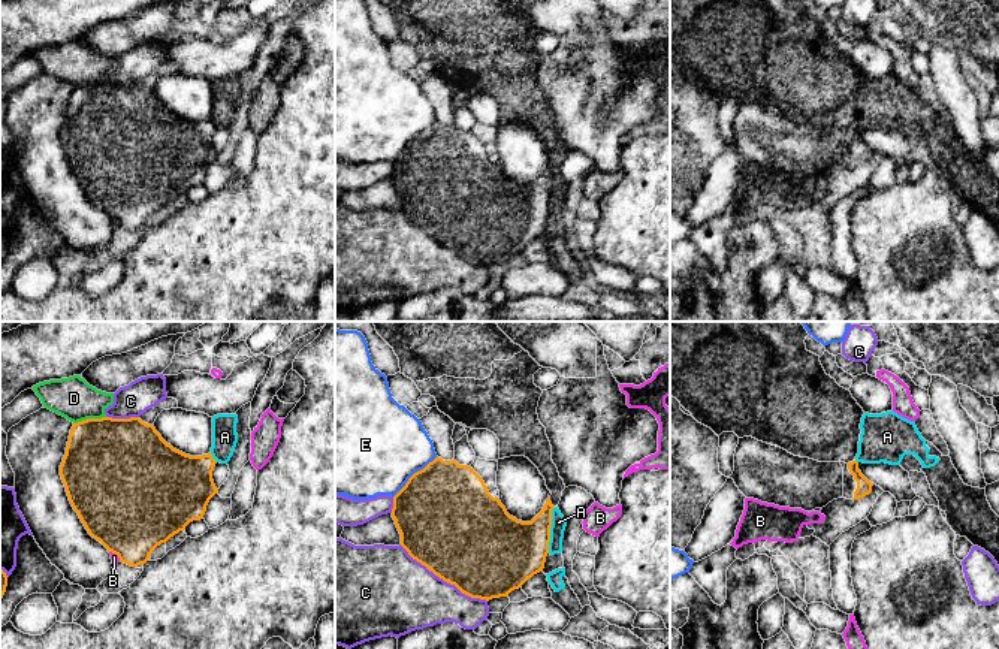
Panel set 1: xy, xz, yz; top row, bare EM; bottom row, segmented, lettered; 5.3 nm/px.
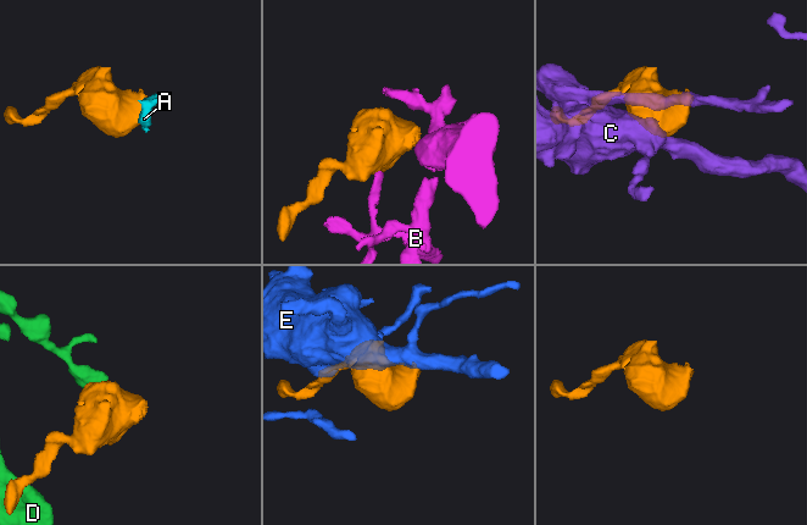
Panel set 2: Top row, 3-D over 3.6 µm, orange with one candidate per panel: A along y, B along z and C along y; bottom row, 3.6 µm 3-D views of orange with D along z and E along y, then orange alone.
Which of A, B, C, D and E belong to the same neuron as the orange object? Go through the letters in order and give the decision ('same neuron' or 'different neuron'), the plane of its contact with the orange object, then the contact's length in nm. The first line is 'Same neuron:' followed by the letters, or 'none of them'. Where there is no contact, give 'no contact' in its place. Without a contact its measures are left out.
Same neuron: none of them
A: different neuron | xz | 260 nm
B: different neuron | xy | 80 nm
C: different neuron | xz | 550 nm
D: different neuron | xy | 190 nm
E: different neuron | xz | 320 nm

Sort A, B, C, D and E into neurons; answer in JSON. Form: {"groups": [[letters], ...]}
{"groups": [["A"], ["B"], ["C"], ["D"], ["E"]]}

